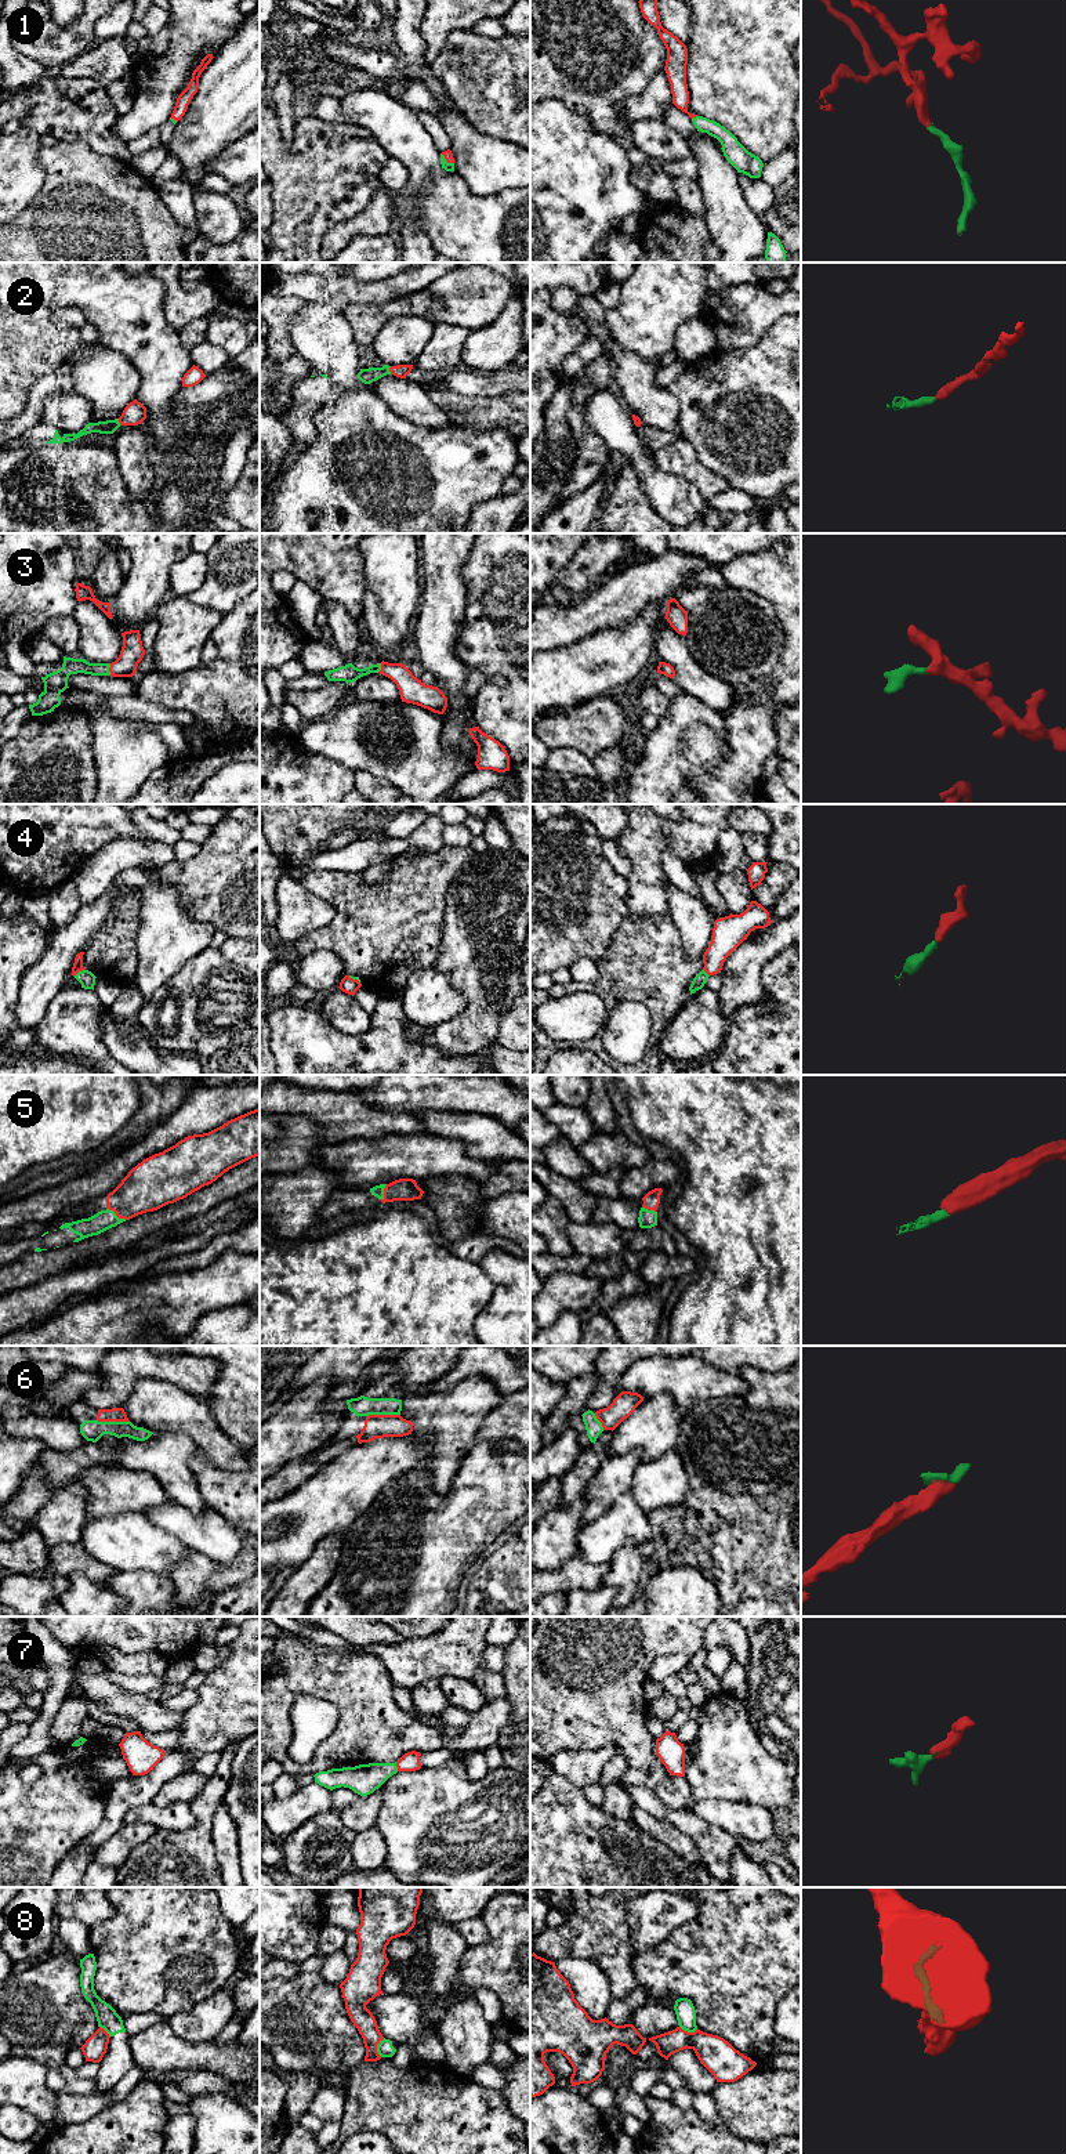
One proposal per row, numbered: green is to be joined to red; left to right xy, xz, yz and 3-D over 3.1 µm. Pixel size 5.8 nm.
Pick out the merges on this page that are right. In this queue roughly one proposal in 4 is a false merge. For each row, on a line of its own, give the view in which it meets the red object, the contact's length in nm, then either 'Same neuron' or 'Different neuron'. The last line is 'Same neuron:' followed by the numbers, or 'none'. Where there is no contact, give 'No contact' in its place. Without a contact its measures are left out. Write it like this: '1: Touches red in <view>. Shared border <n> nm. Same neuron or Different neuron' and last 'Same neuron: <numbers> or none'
1: Touches red in yz. Shared border 40 nm. Same neuron
2: Touches red in xz. Shared border 50 nm. Same neuron
3: Touches red in xy. Shared border 70 nm. Same neuron
4: Touches red in xy. Shared border 80 nm. Same neuron
5: Touches red in xy. Shared border 130 nm. Same neuron
6: Touches red in xy. Shared border 190 nm. Same neuron
7: Touches red in xz. Shared border 60 nm. Same neuron
8: Touches red in xz. Shared border 110 nm. Different neuron
Same neuron: 1, 2, 3, 4, 5, 6, 7

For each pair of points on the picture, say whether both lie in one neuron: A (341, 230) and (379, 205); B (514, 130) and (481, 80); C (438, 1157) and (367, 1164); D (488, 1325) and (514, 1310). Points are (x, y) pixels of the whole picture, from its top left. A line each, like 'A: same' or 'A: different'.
A: same
B: same
C: same
D: same

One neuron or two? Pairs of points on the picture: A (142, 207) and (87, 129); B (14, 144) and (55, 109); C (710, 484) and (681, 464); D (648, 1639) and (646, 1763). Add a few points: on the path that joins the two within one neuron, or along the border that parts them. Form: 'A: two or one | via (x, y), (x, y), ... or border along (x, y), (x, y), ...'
A: two | border along (76, 143), (84, 143), (127, 163)
B: two | border along (22, 126), (33, 129), (40, 136)
C: one | via (703, 478), (688, 466)
D: one | via (630, 1669), (630, 1733)

